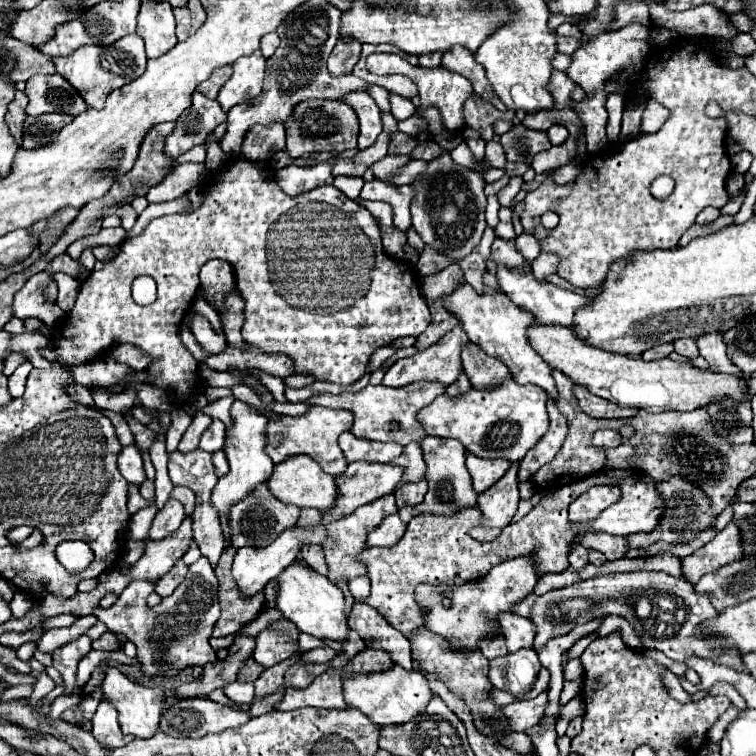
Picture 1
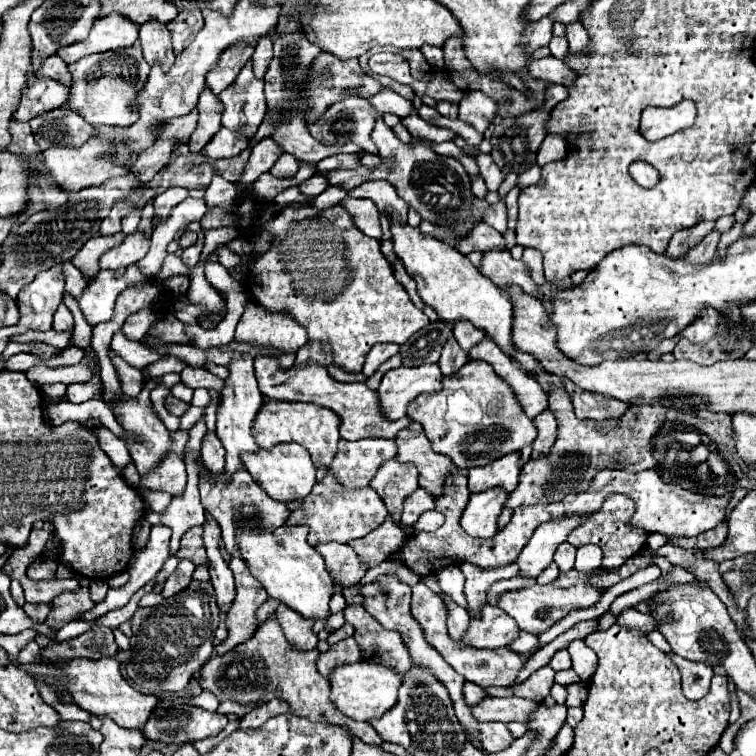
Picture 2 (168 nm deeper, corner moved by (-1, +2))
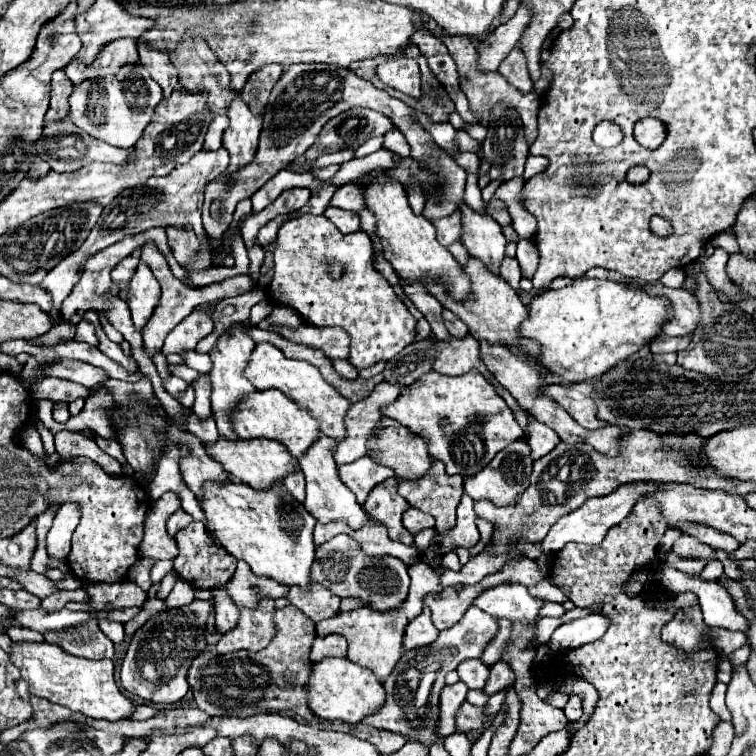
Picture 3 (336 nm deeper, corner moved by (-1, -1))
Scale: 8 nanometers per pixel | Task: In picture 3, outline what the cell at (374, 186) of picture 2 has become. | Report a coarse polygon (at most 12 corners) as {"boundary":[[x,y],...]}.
{"boundary":[[356,183],[338,187],[330,207],[364,209],[362,187]]}

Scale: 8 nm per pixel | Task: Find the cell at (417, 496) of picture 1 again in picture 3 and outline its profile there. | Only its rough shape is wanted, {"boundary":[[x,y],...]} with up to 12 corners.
{"boundary":[[410,507],[404,513],[404,527],[412,535],[434,527],[432,515]]}

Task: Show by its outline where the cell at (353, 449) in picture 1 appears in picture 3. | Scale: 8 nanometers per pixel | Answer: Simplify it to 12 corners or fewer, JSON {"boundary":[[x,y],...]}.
{"boundary":[[368,455],[342,465],[338,475],[362,505],[396,473]]}

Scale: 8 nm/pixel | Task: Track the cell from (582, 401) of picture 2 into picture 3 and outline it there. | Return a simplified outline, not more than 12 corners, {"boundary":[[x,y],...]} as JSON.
{"boundary":[[590,383],[546,385],[542,395],[560,403],[578,425],[600,429]]}

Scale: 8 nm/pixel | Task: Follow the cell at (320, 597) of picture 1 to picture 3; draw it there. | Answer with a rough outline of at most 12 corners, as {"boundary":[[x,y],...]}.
{"boundary":[[208,481],[208,535],[308,587],[316,519],[282,483]]}

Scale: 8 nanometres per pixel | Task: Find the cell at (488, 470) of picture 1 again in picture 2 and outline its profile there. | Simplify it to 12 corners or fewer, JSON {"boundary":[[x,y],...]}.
{"boundary":[[520,452],[468,470],[470,492],[502,486],[512,492]]}

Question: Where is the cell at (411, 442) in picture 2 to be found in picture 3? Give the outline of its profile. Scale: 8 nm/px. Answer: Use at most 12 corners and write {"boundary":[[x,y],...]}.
{"boundary":[[388,417],[368,443],[368,457],[396,475],[430,469],[424,439]]}

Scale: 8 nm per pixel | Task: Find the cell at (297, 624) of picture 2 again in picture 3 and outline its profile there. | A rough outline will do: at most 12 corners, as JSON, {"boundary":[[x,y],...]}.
{"boundary":[[310,583],[292,587],[291,605],[312,621],[340,613],[340,597]]}

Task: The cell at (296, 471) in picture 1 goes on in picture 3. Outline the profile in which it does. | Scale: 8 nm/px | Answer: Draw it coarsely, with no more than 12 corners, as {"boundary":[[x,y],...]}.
{"boundary":[[220,439],[206,447],[224,471],[266,489],[296,471],[278,441]]}

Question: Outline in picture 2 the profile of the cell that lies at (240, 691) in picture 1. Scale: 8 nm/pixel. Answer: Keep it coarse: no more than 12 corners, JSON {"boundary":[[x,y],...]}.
{"boundary":[[202,692],[192,698],[188,704],[214,710],[218,708],[216,696]]}

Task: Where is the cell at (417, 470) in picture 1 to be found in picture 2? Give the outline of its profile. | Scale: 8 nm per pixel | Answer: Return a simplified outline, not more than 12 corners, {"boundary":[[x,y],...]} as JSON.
{"boundary":[[390,458],[370,486],[400,524],[402,502],[418,488],[418,468]]}

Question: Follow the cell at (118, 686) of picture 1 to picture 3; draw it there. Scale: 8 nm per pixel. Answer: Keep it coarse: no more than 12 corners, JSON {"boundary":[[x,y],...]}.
{"boundary":[[12,643],[30,693],[74,713],[126,719],[110,659]]}

